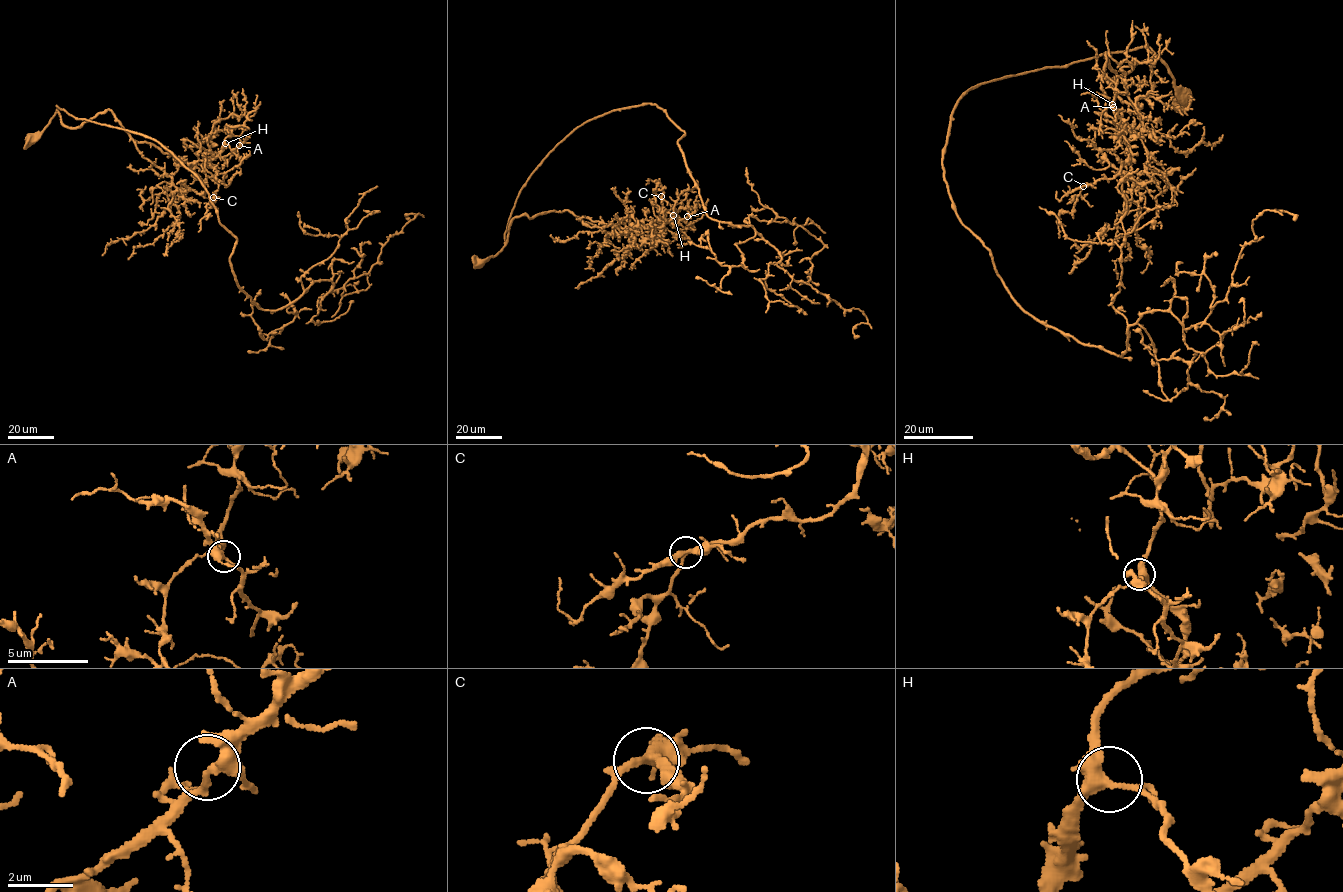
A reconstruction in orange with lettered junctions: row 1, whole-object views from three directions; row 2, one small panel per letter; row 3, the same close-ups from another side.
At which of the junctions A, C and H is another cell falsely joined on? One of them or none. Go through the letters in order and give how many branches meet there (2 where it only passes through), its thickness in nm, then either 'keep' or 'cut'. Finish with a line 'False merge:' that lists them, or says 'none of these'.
A: 3 branches meet; 260 nm thick; keep
C: 3 branches meet; 240 nm thick; keep
H: 3 branches meet; 360 nm thick; keep
False merge: none of these

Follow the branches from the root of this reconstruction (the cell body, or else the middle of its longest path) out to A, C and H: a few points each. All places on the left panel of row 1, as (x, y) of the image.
A: (29, 139), (57, 112), (67, 127), (78, 127), (109, 110), (133, 139), (188, 163), (223, 158), (239, 145)
C: (29, 139), (57, 112), (67, 127), (78, 127), (109, 110), (133, 139), (193, 163), (213, 180), (213, 197)
H: (29, 139), (57, 112), (67, 127), (78, 127), (109, 110), (133, 139), (188, 163), (209, 162), (225, 143)

